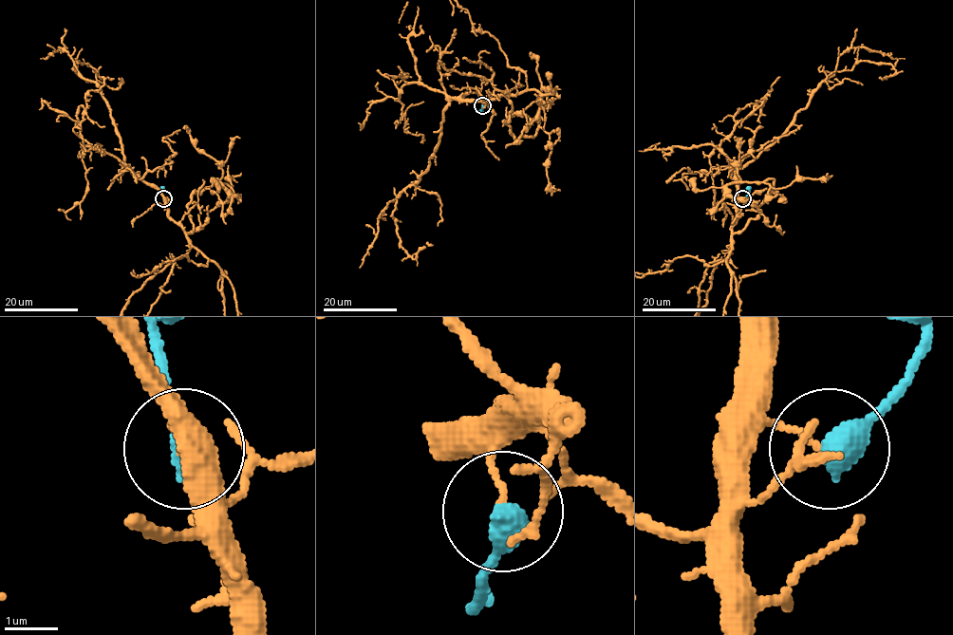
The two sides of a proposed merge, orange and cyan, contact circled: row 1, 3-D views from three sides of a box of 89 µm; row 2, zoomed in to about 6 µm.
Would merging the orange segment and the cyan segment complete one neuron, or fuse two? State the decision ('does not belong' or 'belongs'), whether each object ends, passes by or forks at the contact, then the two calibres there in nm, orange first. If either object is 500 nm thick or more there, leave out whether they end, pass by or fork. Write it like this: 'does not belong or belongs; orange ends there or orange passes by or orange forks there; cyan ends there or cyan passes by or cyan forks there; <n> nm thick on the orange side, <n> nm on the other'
does not belong; 100 nm thick on the orange side, 600 nm on the other

